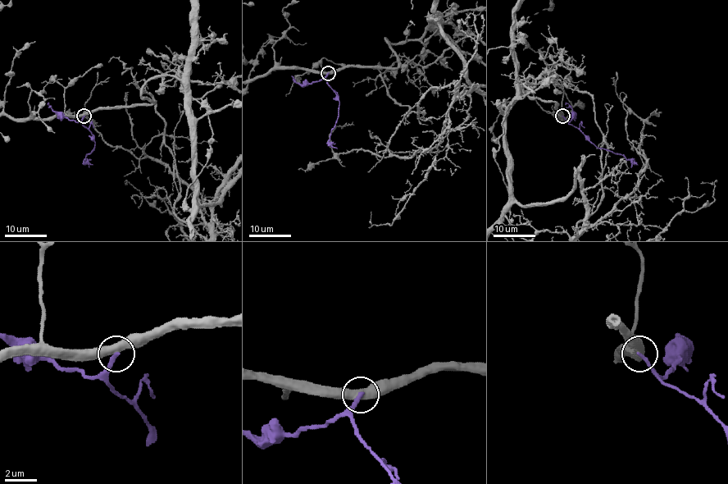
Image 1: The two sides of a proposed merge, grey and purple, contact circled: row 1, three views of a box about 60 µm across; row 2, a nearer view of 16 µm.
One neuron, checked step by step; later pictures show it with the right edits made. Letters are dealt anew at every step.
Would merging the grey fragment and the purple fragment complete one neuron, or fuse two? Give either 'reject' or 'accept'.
reject

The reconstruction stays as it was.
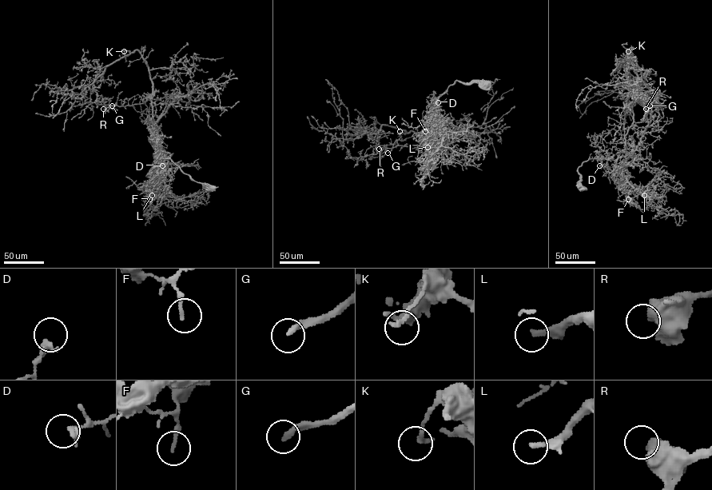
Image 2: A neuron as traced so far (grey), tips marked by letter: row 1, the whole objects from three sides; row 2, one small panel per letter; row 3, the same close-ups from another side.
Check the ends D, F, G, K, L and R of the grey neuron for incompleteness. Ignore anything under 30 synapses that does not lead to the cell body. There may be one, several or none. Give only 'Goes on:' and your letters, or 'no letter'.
Goes on: F, G, L

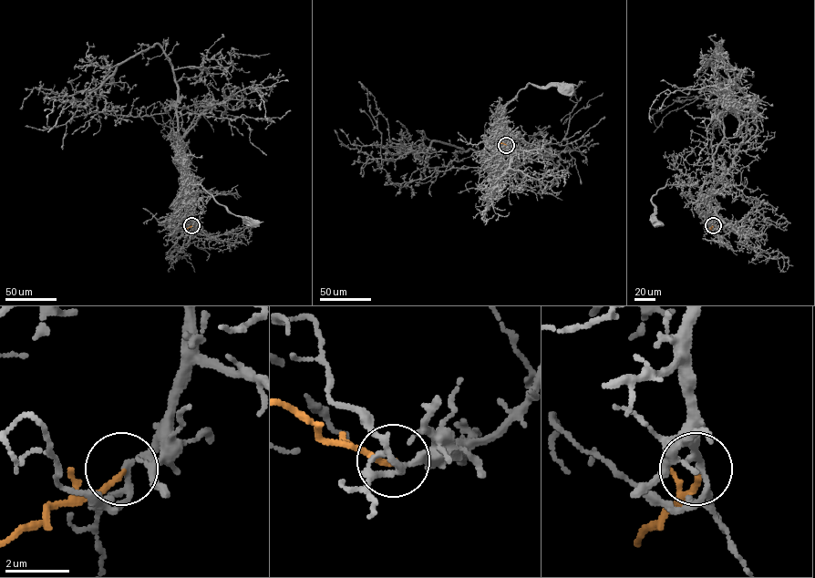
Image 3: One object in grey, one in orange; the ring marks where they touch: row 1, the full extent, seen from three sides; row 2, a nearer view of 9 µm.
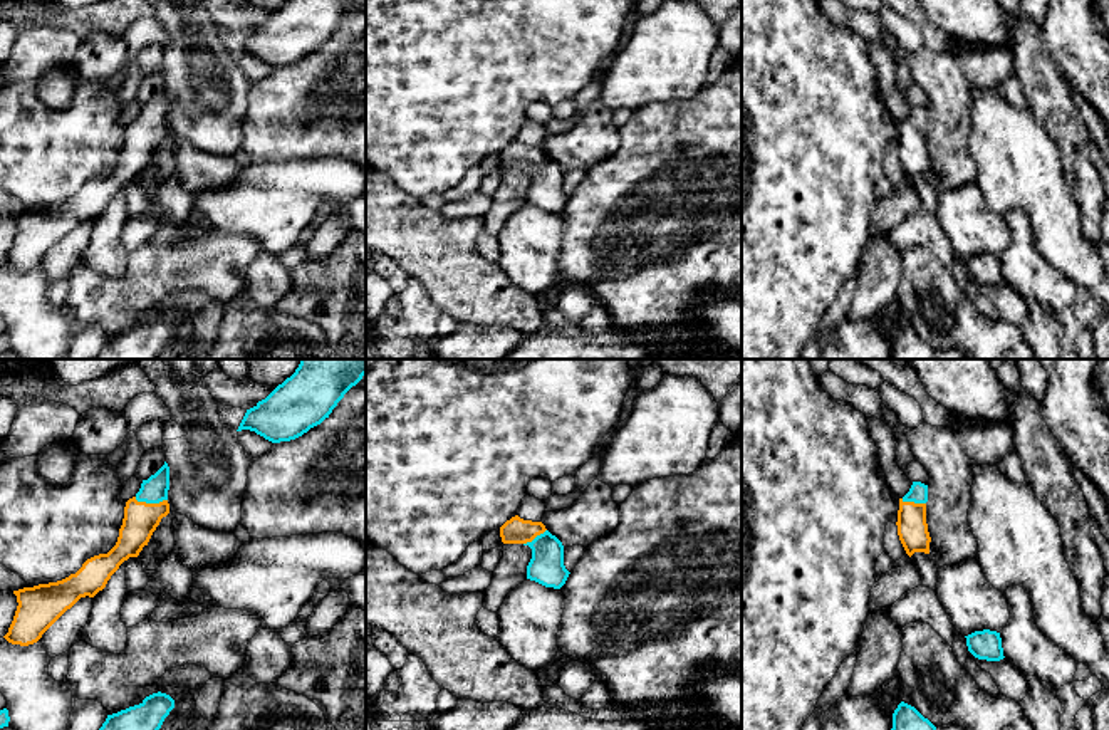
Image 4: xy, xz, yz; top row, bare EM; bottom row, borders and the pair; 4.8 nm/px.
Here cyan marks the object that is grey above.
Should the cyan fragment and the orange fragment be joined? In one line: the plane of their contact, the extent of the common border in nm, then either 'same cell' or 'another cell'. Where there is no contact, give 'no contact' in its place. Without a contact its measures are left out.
xy | 160 nm | same cell

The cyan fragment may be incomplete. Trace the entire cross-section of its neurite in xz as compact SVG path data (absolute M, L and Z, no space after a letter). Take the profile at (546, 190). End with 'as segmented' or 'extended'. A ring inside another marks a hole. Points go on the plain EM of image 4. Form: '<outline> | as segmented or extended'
M515 139L500 151L500 161L503 168L523 168L532 173L527 203L554 213L565 208L570 196L564 190L564 169L542 146Z | extended

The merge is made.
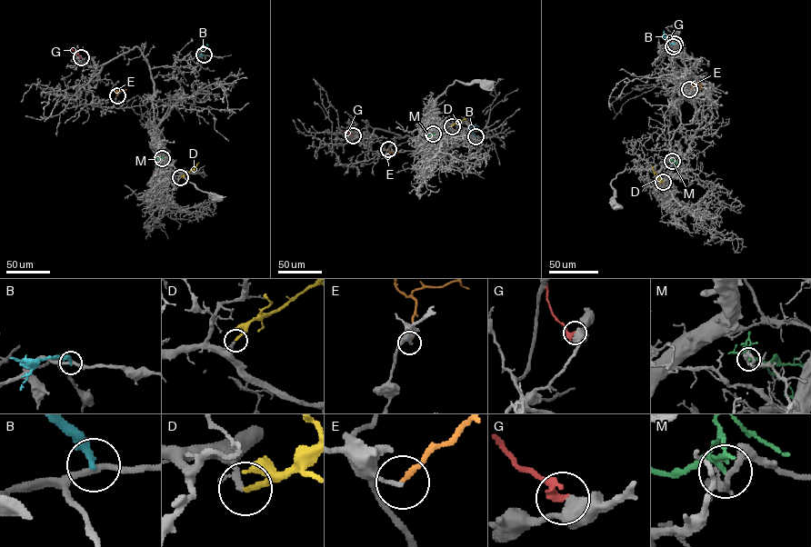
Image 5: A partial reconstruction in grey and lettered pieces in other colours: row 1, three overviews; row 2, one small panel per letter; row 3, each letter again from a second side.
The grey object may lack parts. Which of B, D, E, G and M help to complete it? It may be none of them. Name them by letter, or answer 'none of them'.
D

